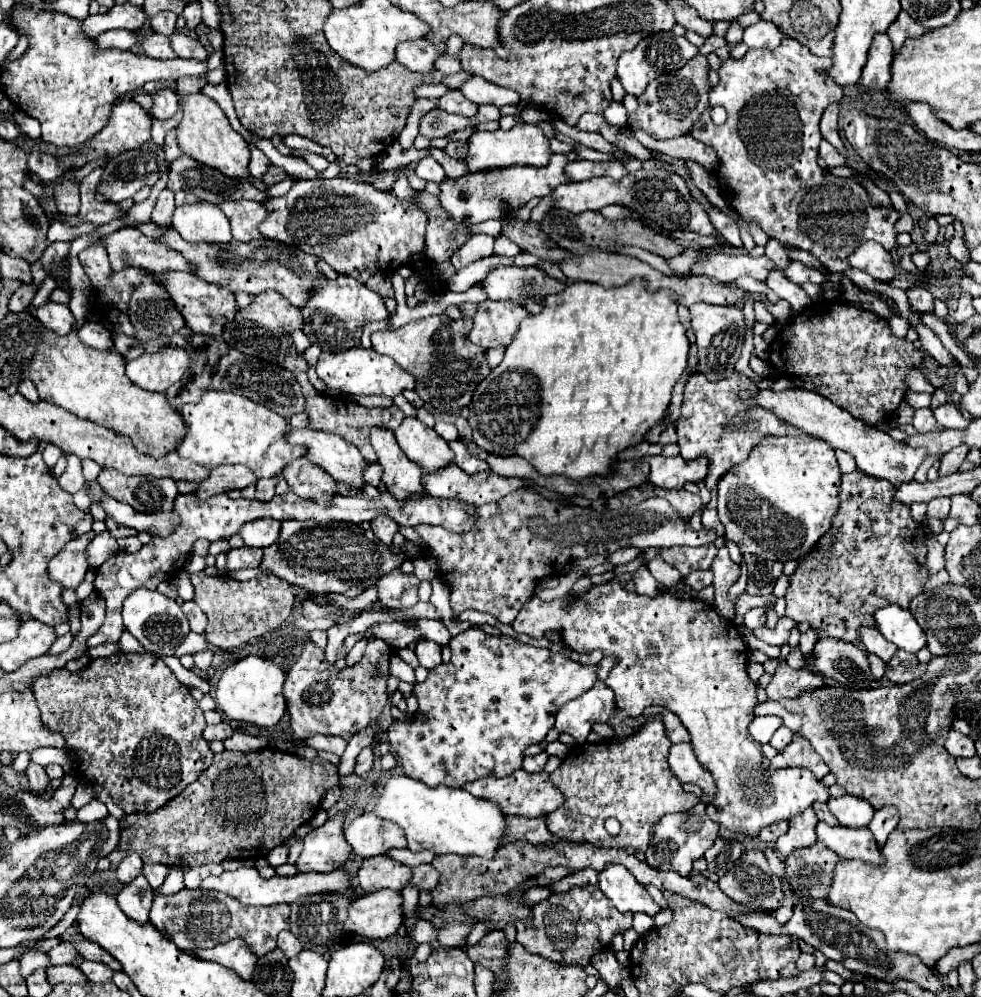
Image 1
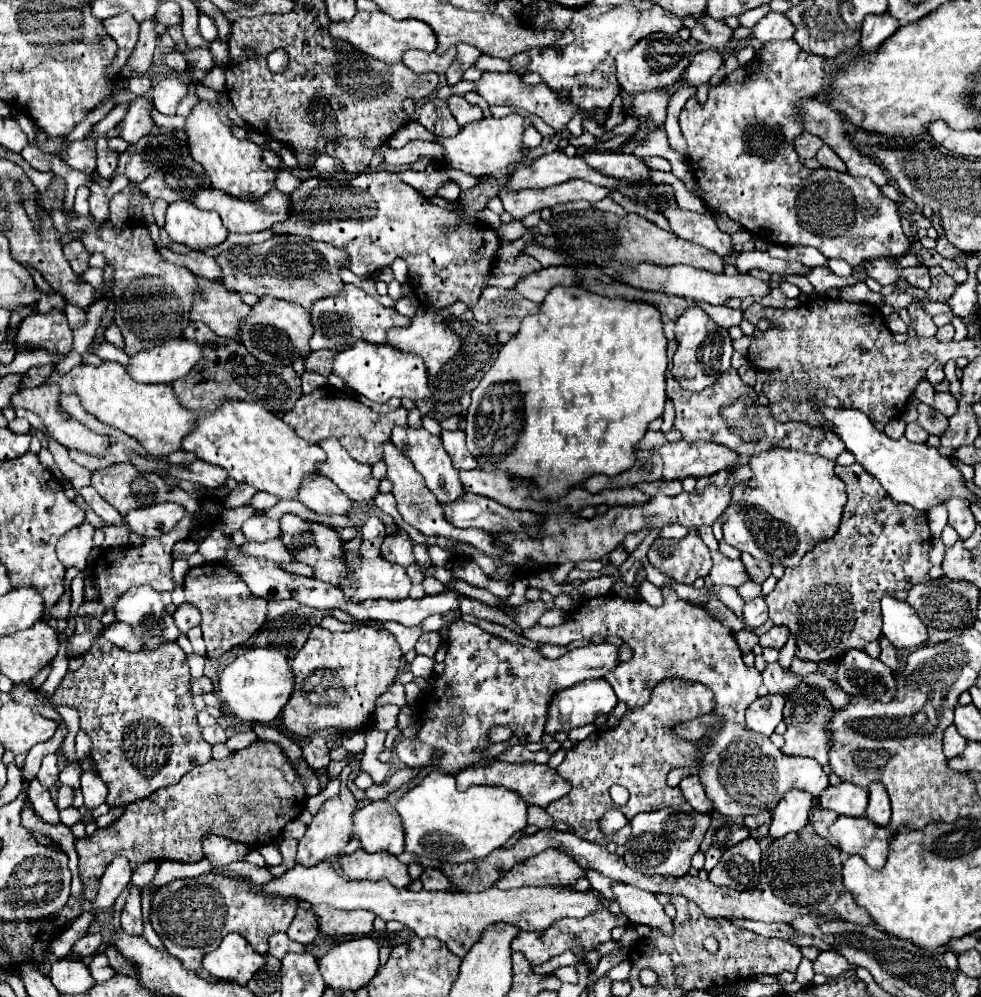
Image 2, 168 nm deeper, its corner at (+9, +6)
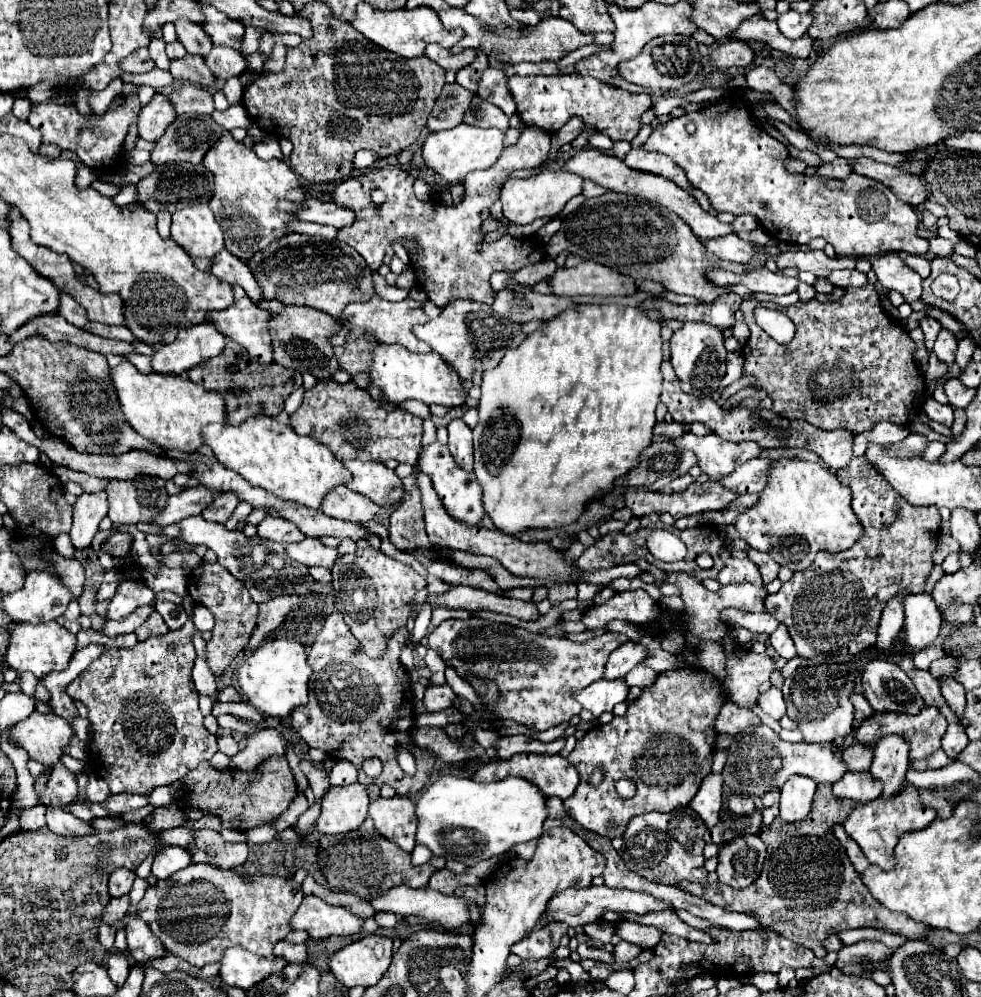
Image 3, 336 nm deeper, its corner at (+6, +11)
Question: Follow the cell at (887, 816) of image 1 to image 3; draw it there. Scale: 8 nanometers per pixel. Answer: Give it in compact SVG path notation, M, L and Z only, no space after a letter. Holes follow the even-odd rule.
M885 735L875 745L875 759L871 775L883 781L881 799L891 799L901 791L905 773L909 769L909 745L903 735Z

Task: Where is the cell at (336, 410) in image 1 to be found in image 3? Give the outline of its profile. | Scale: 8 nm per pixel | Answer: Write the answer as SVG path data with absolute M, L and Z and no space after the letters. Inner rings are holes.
M323 379L317 381L313 389L307 389L303 393L303 403L301 407L291 415L291 427L297 431L297 435L309 435L317 443L325 445L339 461L345 459L359 459L359 461L377 461L385 463L387 459L395 459L399 463L409 463L415 465L419 459L419 449L421 449L421 429L423 419L415 417L403 409L383 409L365 389L359 389L353 381L341 385L333 379Z

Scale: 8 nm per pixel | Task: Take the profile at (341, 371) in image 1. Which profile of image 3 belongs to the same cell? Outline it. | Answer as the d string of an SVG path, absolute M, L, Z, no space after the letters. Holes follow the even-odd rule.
M379 345L373 355L373 369L369 373L373 377L373 385L381 387L385 397L391 403L403 403L407 399L419 399L427 405L439 403L445 407L463 407L467 395L463 391L463 383L457 377L455 369L435 351L431 353L411 353L397 345Z

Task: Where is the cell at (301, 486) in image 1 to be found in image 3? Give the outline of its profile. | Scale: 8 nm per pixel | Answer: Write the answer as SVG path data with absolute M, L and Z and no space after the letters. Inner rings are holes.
M341 485L335 487L321 505L321 511L329 517L341 519L341 521L353 521L353 523L365 523L373 521L379 505L375 505L371 499L365 499L365 495L357 495L349 487Z

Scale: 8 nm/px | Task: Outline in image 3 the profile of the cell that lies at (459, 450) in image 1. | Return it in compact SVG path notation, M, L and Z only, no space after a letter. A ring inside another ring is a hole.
M453 419L447 425L449 431L449 451L457 465L461 465L465 471L473 473L473 441L471 441L471 429L463 423L463 419Z

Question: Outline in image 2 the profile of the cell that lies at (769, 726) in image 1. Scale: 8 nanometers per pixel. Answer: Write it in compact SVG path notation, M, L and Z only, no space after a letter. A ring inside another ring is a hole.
M768 694L764 698L756 698L746 710L746 726L754 732L770 736L778 722L782 722L784 698L778 694Z

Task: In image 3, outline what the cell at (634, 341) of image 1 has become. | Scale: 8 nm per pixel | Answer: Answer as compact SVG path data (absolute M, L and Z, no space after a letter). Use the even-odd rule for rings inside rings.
M577 305L571 311L557 315L555 319L543 323L543 327L531 333L517 349L505 353L495 369L483 371L481 383L481 403L479 403L479 423L473 429L473 443L475 443L475 475L483 489L483 507L485 513L491 517L493 525L505 535L519 535L529 529L555 529L569 525L581 517L585 507L601 499L613 491L613 483L617 477L629 473L639 465L639 455L647 449L653 441L653 427L655 427L655 407L659 403L661 393L661 323L651 321L647 315L641 315L637 307L619 307L619 305Z

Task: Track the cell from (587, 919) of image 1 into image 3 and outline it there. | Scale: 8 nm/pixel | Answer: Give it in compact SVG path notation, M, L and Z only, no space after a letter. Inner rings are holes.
M549 923L549 927L543 927L539 931L531 931L525 939L517 941L511 947L511 953L515 953L521 959L549 957L559 947L559 941L565 933L567 933L565 923Z

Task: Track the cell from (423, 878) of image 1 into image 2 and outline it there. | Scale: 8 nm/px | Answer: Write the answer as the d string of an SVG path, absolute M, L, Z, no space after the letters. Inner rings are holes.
M424 868L422 876L422 886L424 890L448 890L448 878L438 870L438 868Z

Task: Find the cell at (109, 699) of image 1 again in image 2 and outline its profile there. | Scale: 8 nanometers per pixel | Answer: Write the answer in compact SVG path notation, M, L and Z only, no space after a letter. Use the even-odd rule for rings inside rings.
M98 638L98 640L94 640L92 648L84 654L84 664L82 664L82 668L78 668L76 672L68 672L68 674L64 676L64 680L60 682L60 686L56 688L56 692L50 694L48 698L42 696L40 690L38 690L38 702L44 704L44 706L50 706L50 708L54 708L56 704L60 704L60 706L72 706L72 708L78 710L78 714L80 714L80 728L82 728L82 730L90 736L90 740L92 740L92 752L90 752L90 756L92 756L96 774L98 774L98 776L104 780L104 784L108 786L106 804L108 804L110 808L116 808L116 806L126 808L128 804L132 804L132 802L136 802L136 800L140 800L140 798L148 798L148 796L154 794L156 790L166 788L166 786L170 786L170 784L176 784L176 782L178 782L186 772L190 772L194 766L200 766L200 764L204 764L204 762L208 762L208 760L212 758L212 754L210 754L210 744L206 744L206 740L202 740L202 732L200 732L200 726L198 726L198 722L196 722L196 708L194 708L194 704L192 704L192 694L190 694L190 668L188 668L188 664L186 664L186 654L182 652L182 648L180 648L178 644L166 644L166 648L162 648L162 652L142 652L142 650L140 650L140 652L134 652L134 654L132 654L132 652L120 650L116 644L110 644L108 640Z

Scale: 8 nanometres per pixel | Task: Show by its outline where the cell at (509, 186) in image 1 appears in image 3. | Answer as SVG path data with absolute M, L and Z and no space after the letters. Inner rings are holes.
M583 149L579 153L575 153L563 167L565 171L569 173L577 173L585 179L591 179L599 185L603 185L605 189L611 189L611 191L617 191L617 193L627 193L627 195L639 195L639 197L645 197L657 205L663 205L667 207L669 211L681 215L681 219L685 219L685 223L689 223L689 227L693 229L693 233L703 239L703 241L709 241L709 239L717 239L717 237L723 237L723 235L731 235L733 233L733 225L731 223L721 223L717 217L709 215L707 211L703 211L697 203L697 199L693 195L689 195L685 189L681 189L677 183L665 179L665 177L659 177L659 175L653 175L653 173L645 173L645 171L637 171L637 169L631 169L627 167L621 159L613 157L613 155L605 155L601 151L595 151L595 149Z

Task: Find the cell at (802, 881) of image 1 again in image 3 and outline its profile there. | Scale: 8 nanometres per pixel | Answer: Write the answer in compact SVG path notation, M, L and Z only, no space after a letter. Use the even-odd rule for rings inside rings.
M821 783L817 787L815 799L833 799L833 803L813 801L811 813L801 821L787 823L781 817L775 817L771 825L761 825L759 837L763 843L767 843L767 858L759 879L753 885L747 889L731 889L723 883L713 883L707 887L689 887L689 883L681 883L681 889L727 911L751 915L763 929L771 929L793 943L801 943L817 957L827 955L823 941L831 931L839 933L845 929L873 927L903 935L907 939L925 939L931 927L909 919L905 913L889 911L877 899L873 899L871 891L863 885L861 877L849 863L843 845L835 839L833 825L843 823L857 803L835 797L829 783Z

